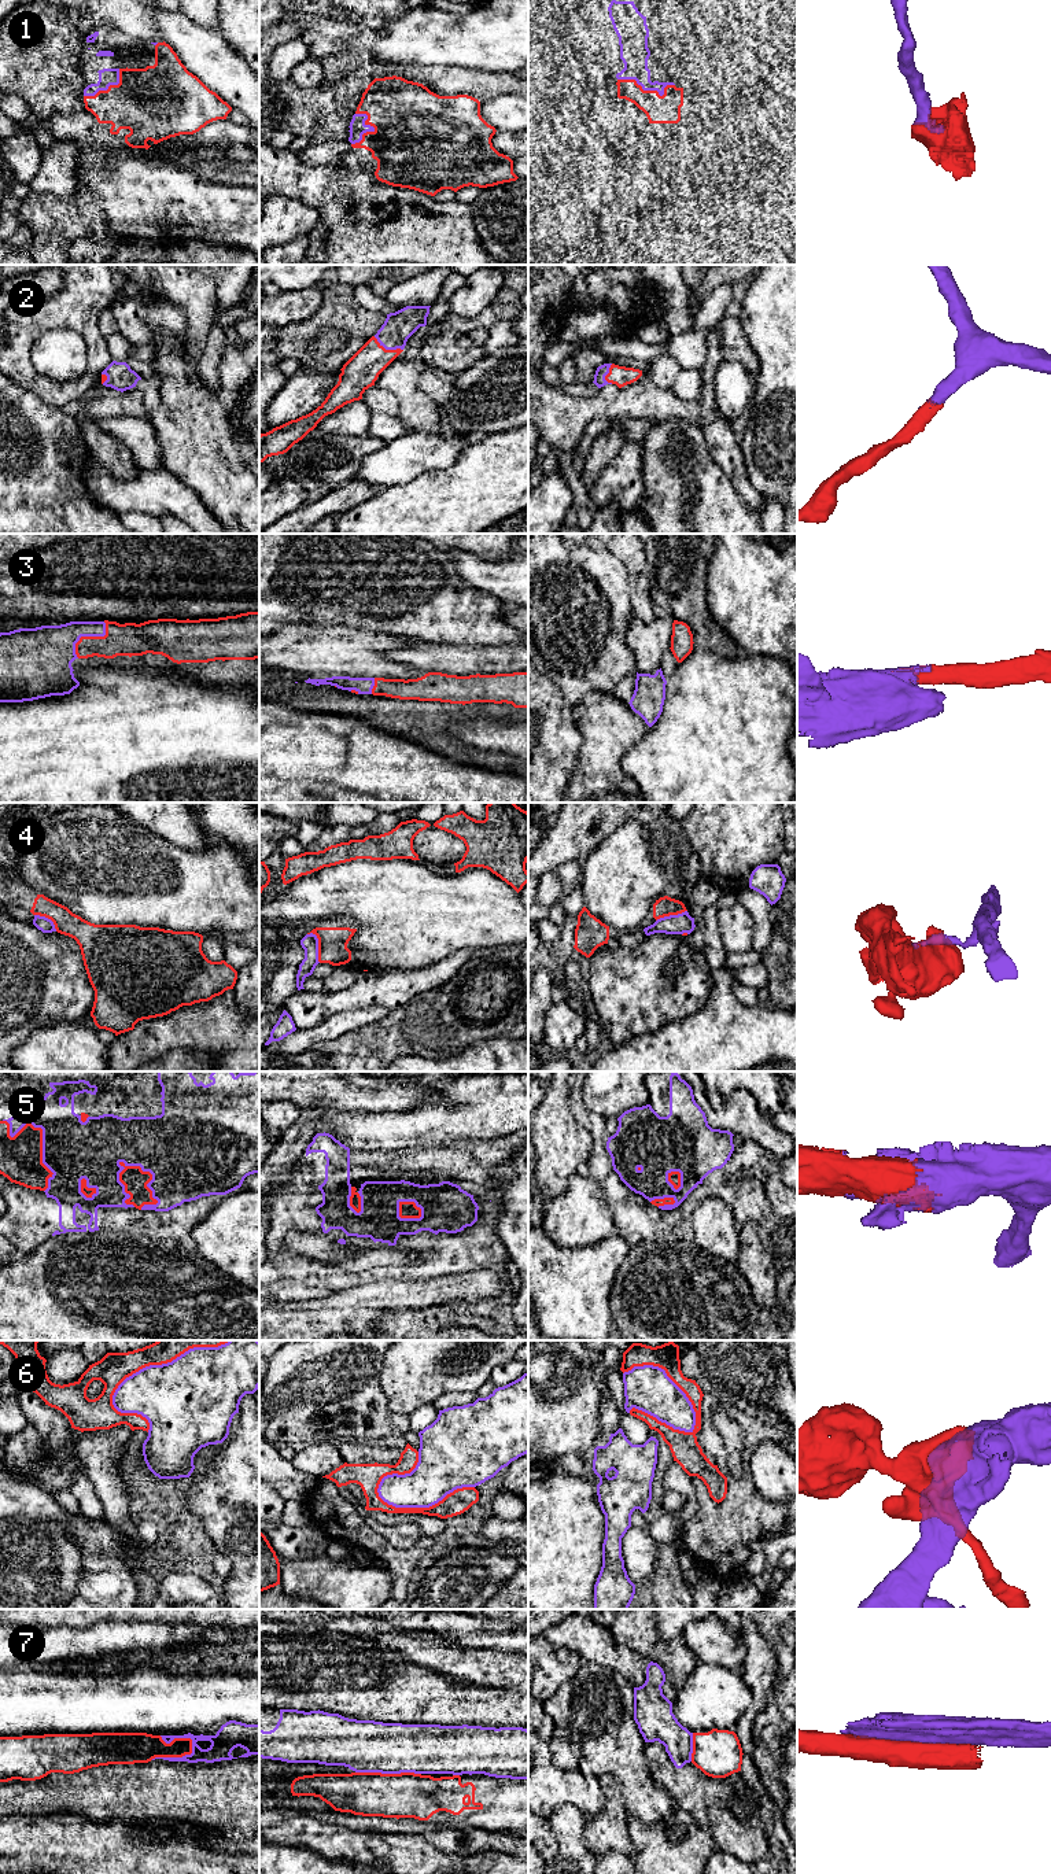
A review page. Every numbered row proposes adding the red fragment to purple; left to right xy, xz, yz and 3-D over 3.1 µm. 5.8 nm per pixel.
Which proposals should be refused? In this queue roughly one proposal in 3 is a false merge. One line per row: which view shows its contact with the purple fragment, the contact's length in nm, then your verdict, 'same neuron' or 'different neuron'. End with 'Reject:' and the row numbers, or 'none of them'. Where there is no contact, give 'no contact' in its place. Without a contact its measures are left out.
1: yz | 340 nm | same neuron
2: xz | 190 nm | same neuron
3: xy | 280 nm | same neuron
4: xz | 190 nm | different neuron
5: xy | 340 nm | same neuron
6: xy | 800 nm | different neuron
7: xy | 280 nm | different neuron
Reject: 4, 6, 7

